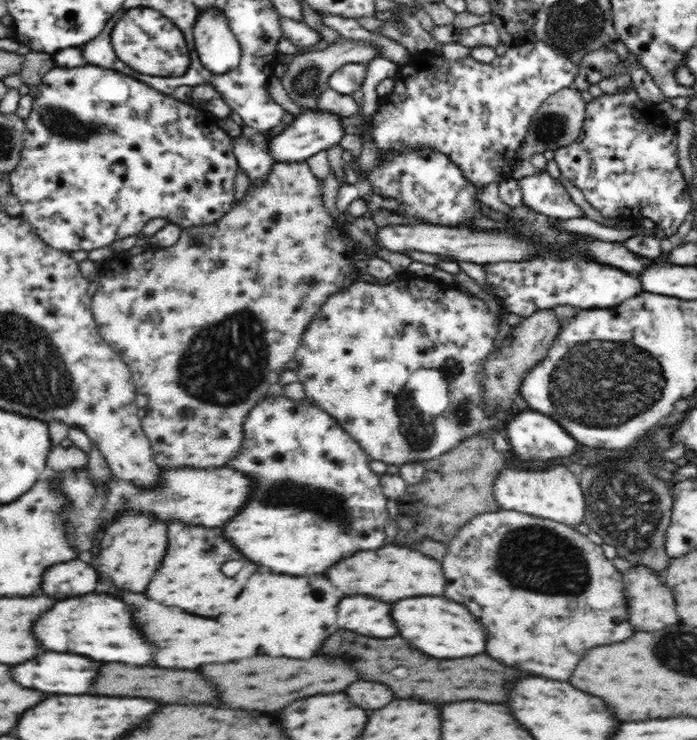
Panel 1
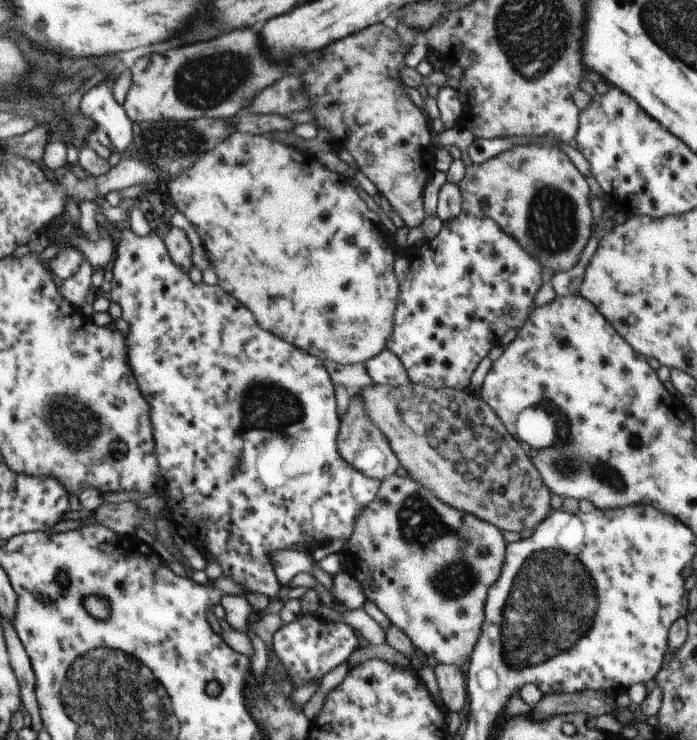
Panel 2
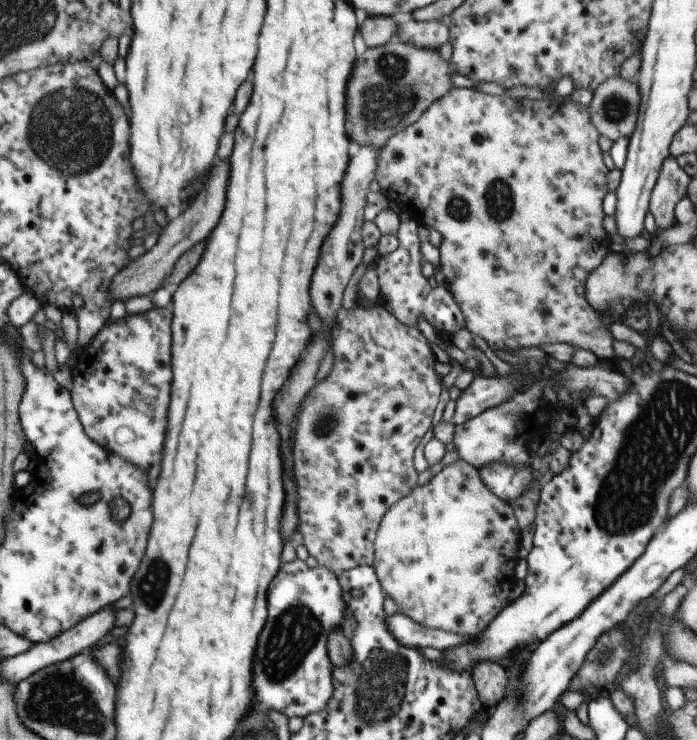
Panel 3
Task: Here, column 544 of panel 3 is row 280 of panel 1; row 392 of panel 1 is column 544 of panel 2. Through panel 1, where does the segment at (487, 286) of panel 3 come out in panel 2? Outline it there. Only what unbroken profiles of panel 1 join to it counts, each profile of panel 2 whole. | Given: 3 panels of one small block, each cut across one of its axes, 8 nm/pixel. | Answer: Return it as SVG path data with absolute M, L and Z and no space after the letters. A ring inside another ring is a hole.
M539 138L533 144L512 147L482 163L466 166L464 172L457 183L462 194L461 213L494 220L505 233L536 257L543 268L551 268L556 273L576 266L577 258L588 244L591 228L589 186L559 148L545 142L545 138Z

